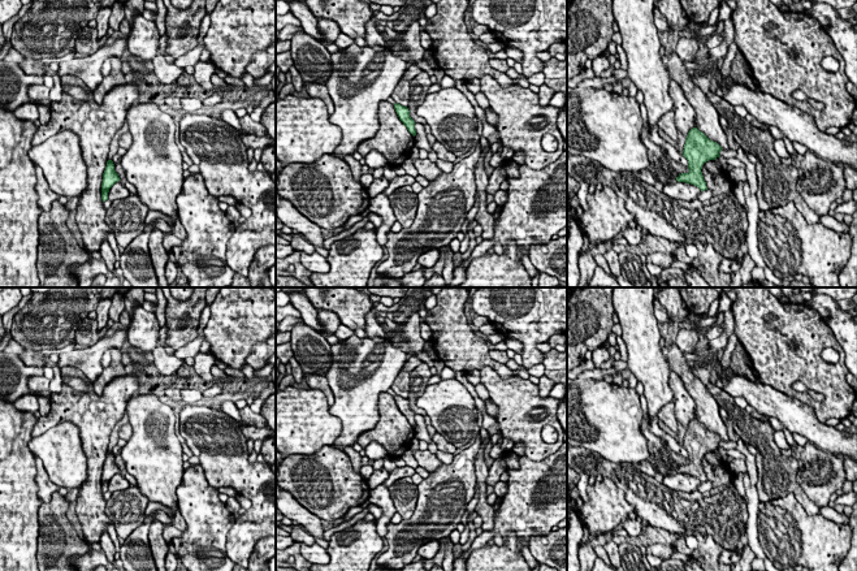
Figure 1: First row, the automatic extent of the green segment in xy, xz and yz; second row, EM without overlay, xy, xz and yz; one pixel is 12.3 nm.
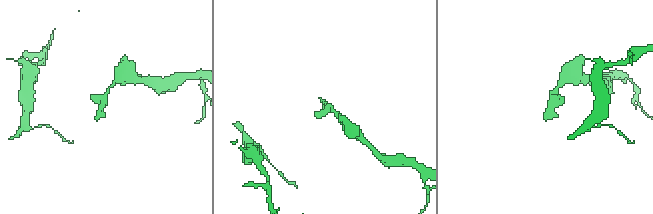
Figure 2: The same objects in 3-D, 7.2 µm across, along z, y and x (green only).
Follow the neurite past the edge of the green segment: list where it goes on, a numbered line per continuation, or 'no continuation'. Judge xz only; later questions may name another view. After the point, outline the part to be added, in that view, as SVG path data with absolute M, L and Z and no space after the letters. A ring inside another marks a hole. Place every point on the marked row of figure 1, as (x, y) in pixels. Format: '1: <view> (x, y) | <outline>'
no continuation

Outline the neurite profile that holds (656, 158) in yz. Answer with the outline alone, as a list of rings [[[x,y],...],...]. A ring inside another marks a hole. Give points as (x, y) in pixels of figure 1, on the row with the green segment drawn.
[[[659,147],[659,148],[654,148],[653,152],[649,156],[650,160],[650,170],[653,169],[659,169],[663,168],[665,170],[671,170],[674,173],[674,178],[671,182],[676,182],[676,178],[684,173],[684,170],[687,169],[684,165],[676,163],[675,160],[671,159],[668,165],[663,164],[663,155],[666,153],[666,151]]]

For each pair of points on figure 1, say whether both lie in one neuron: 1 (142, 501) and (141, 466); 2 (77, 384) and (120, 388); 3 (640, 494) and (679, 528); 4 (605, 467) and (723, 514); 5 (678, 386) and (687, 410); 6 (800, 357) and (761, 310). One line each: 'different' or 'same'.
1: different
2: different
3: same
4: same
5: same
6: same

